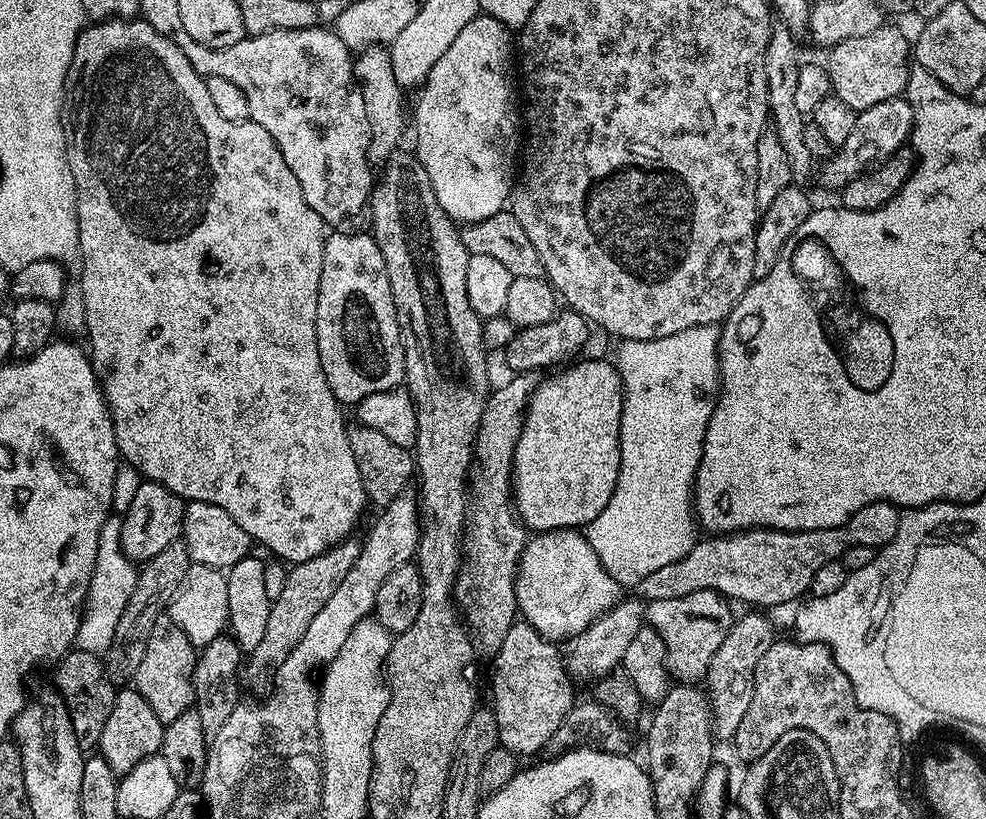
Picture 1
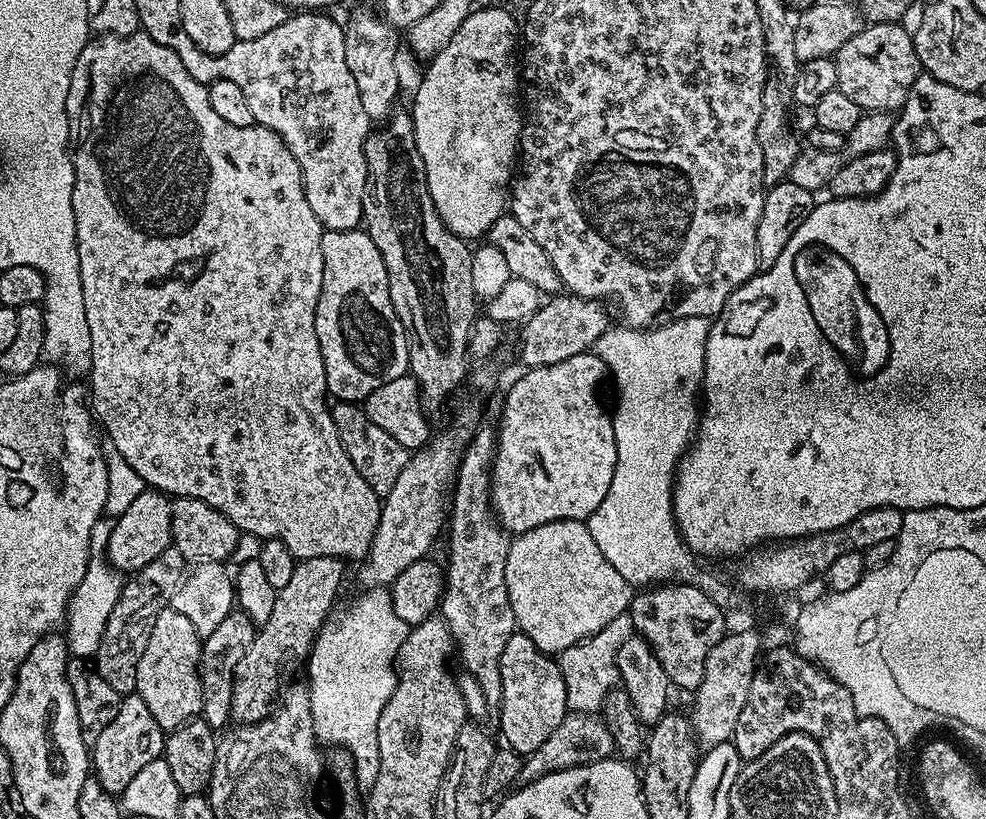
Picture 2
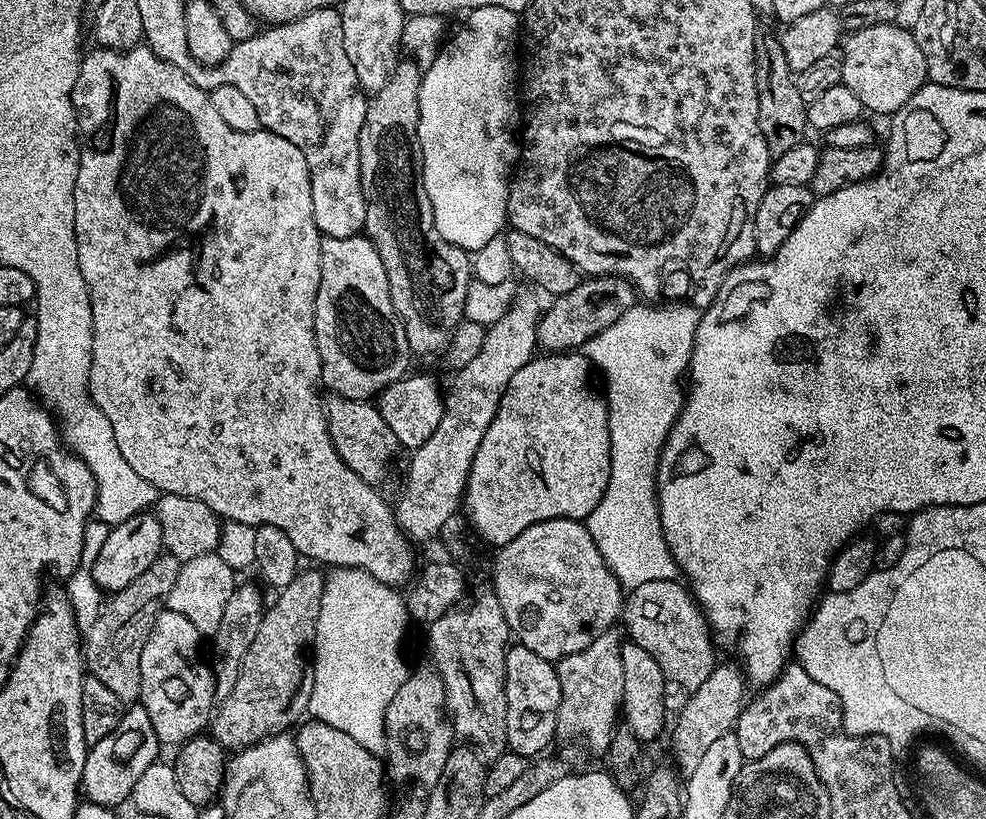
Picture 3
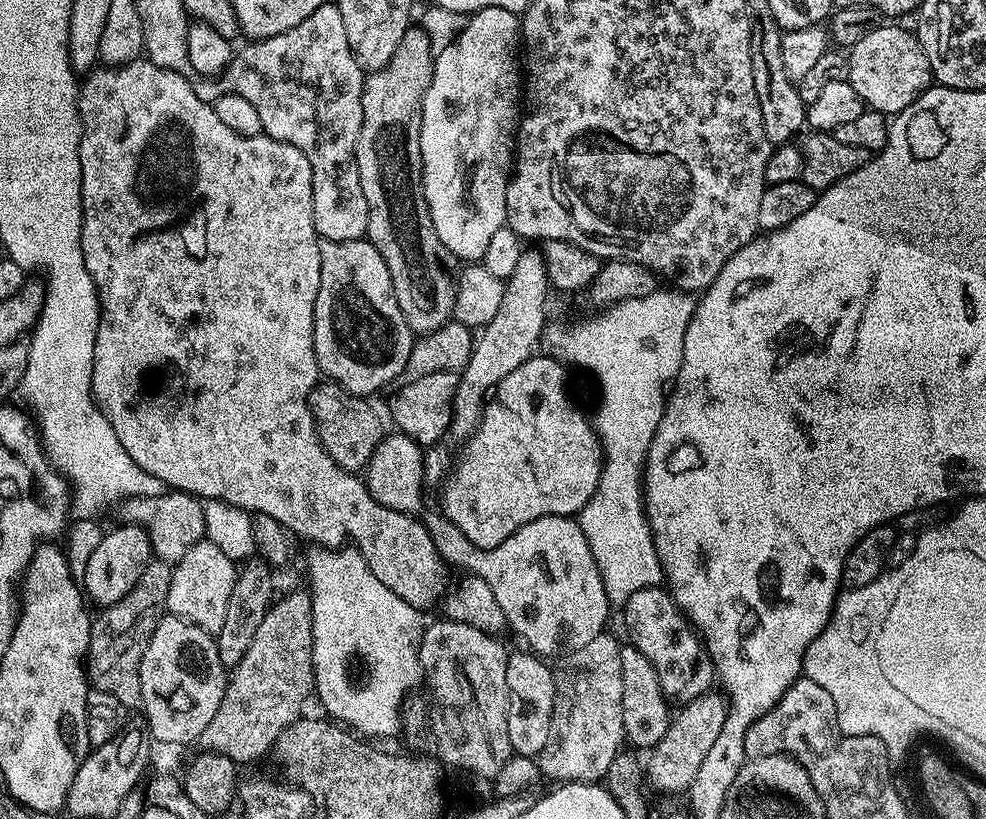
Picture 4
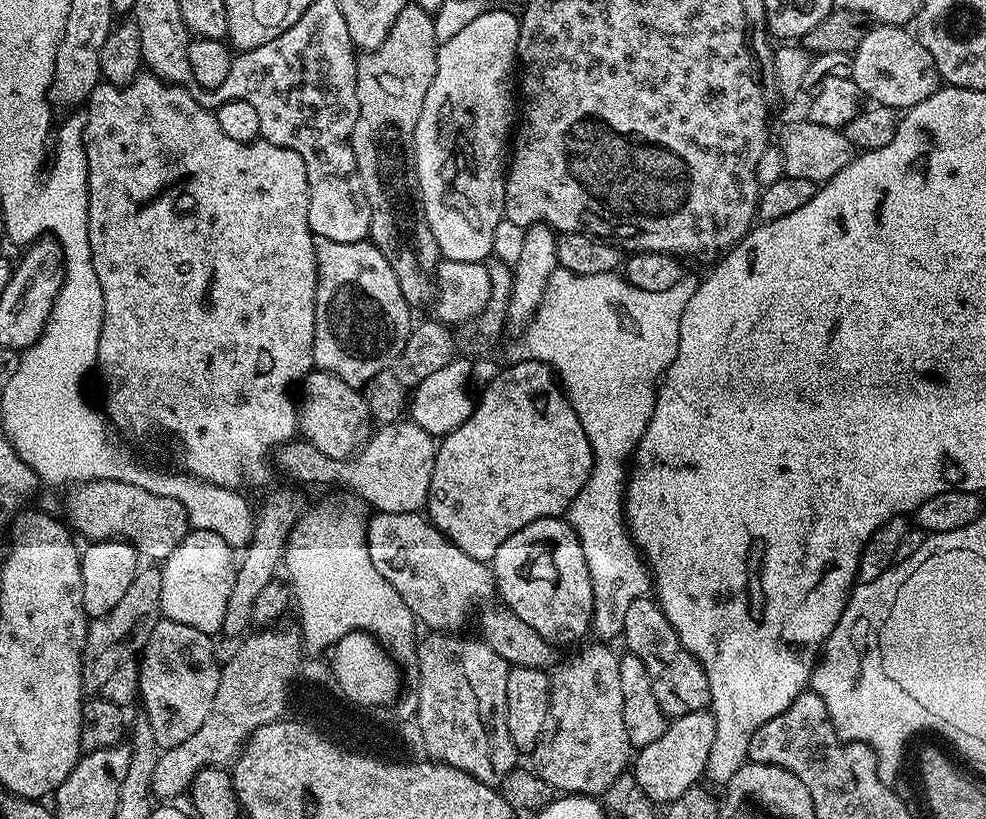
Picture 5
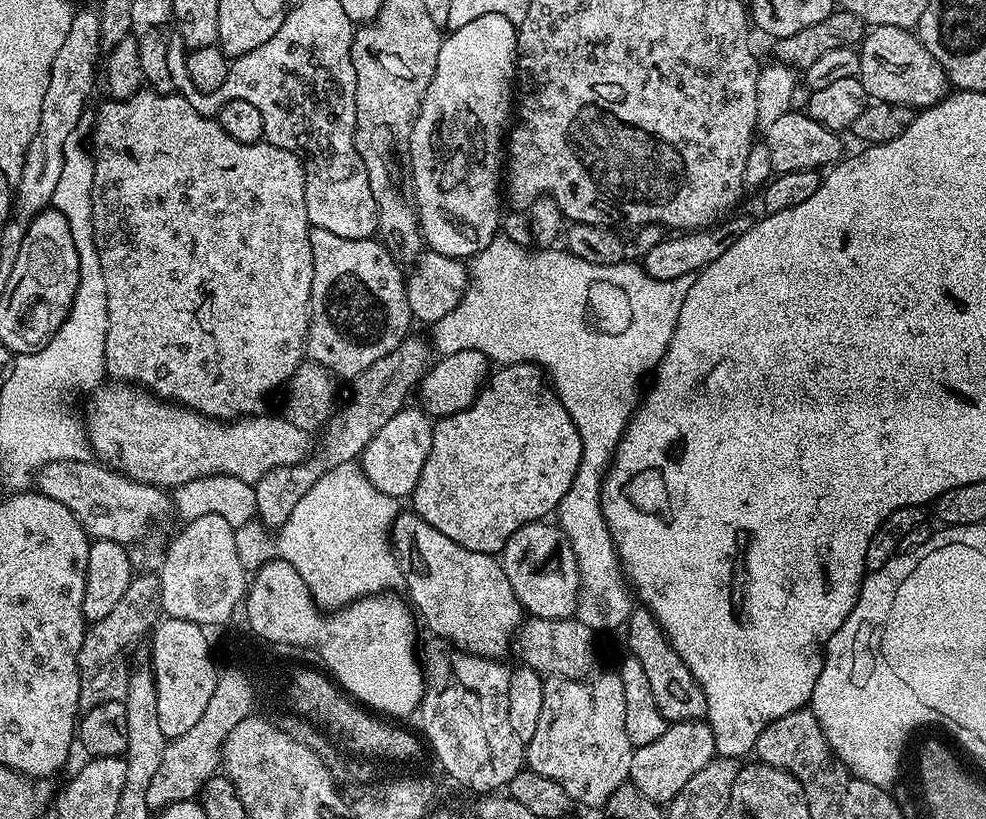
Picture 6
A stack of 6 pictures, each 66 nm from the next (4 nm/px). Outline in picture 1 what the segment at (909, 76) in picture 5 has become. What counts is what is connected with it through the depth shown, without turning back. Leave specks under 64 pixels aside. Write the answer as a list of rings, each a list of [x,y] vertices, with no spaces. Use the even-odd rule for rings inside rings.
[[[883,26],[860,38],[846,38],[829,47],[826,54],[828,77],[832,83],[831,95],[842,98],[842,102],[858,114],[870,106],[878,106],[878,102],[897,99],[907,89],[910,40],[896,28]]]

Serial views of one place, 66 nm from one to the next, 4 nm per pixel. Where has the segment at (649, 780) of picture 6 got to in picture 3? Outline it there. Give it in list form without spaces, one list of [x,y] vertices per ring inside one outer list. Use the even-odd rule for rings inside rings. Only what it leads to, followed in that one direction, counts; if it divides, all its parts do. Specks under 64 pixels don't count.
[[[717,663],[710,678],[706,678],[706,682],[702,682],[702,686],[698,686],[698,690],[691,692],[685,699],[688,701],[681,706],[680,713],[676,716],[676,725],[673,728],[671,725],[673,756],[671,759],[681,773],[693,772],[698,767],[698,762],[702,762],[702,754],[706,754],[706,749],[716,739],[729,735],[735,729],[736,720],[746,703],[746,695],[744,696],[746,677],[735,663],[732,664]]]

